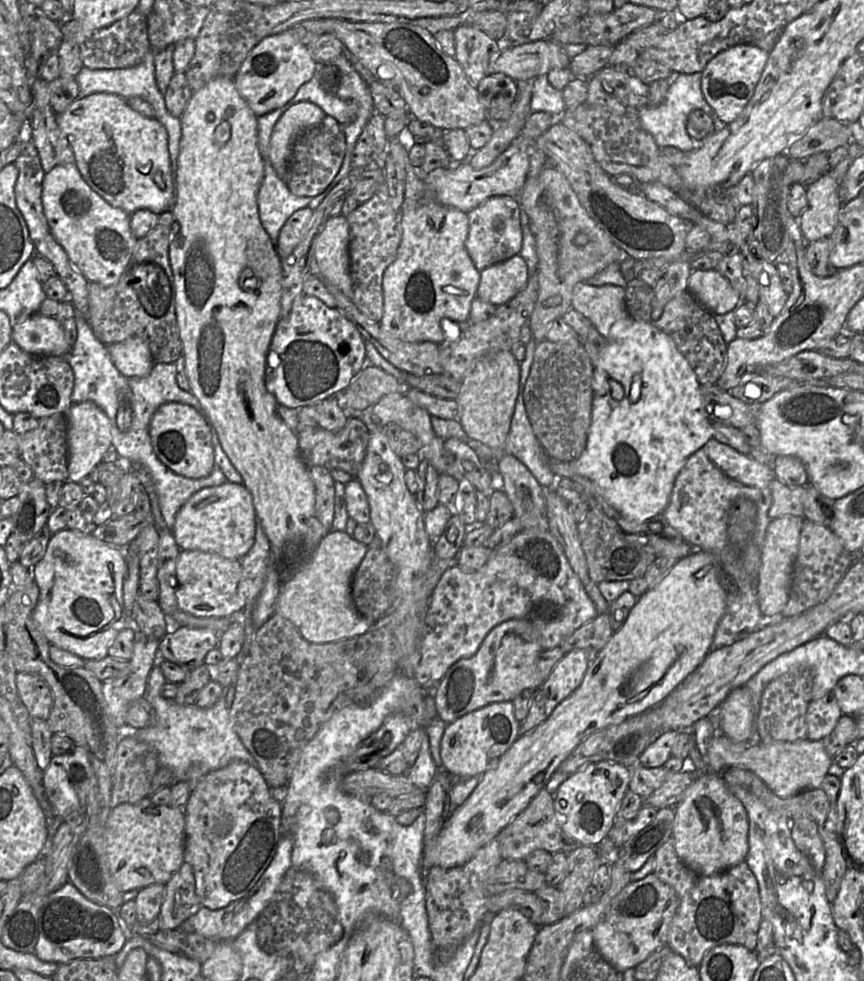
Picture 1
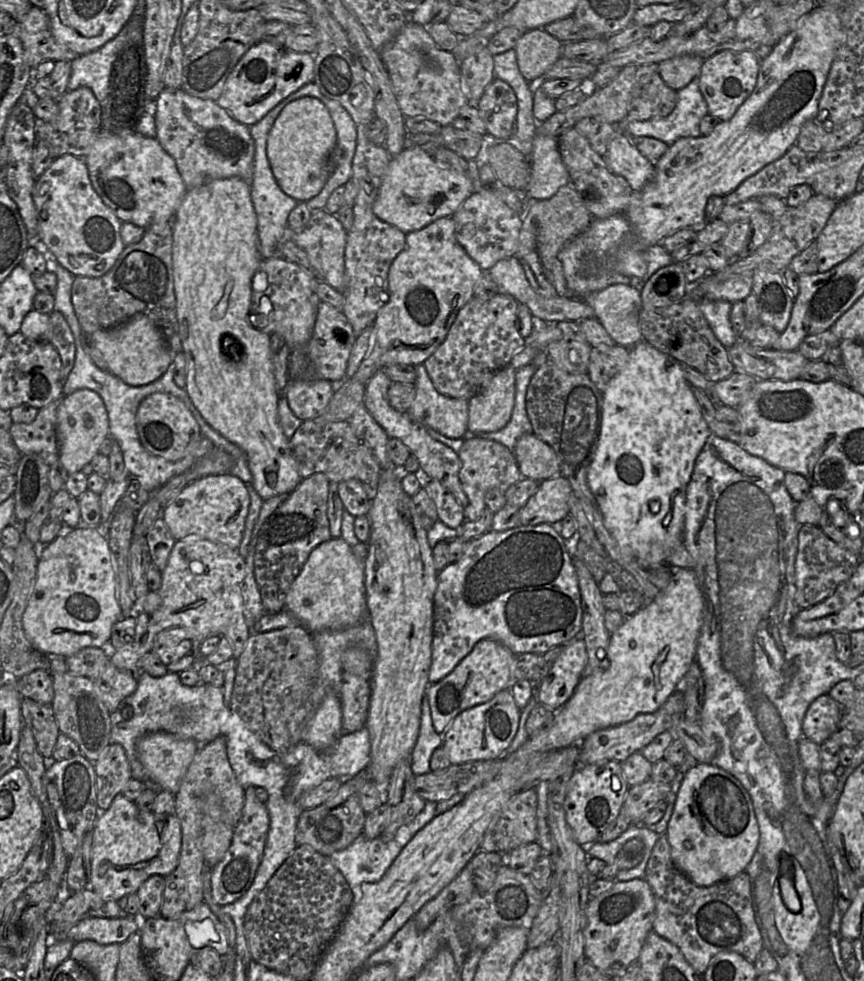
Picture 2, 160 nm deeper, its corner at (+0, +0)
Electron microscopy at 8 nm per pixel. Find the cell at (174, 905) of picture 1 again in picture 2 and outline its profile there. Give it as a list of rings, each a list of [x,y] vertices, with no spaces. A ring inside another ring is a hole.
[[[218,736],[210,742],[200,745],[175,794],[174,814],[180,820],[182,844],[177,867],[165,876],[165,889],[160,910],[163,918],[176,918],[203,902],[203,867],[207,864],[212,869],[224,857],[231,845],[234,829],[242,816],[243,805],[244,789],[237,782],[228,761],[225,737]]]

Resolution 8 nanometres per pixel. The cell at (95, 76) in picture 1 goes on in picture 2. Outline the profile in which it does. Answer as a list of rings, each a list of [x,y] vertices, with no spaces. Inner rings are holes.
[[[127,27],[101,48],[71,61],[71,76],[68,89],[86,86],[92,90],[99,103],[108,94],[112,65],[115,62],[127,34]]]

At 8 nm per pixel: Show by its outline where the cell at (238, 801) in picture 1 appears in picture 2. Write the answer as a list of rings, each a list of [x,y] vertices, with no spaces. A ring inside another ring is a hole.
[[[250,786],[244,789],[242,816],[234,829],[231,845],[210,872],[212,897],[220,906],[235,902],[247,892],[263,856],[270,819],[265,803],[256,797],[255,788]]]

